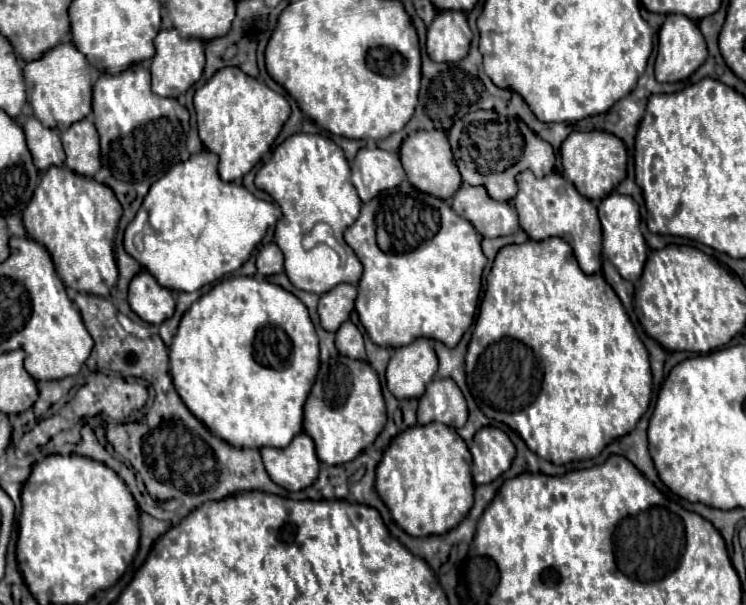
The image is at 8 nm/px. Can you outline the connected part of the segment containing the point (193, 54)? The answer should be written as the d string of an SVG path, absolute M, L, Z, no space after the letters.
M162 29L154 39L156 55L152 59L152 91L160 97L178 97L186 93L204 71L204 43L200 39L182 39L176 29Z

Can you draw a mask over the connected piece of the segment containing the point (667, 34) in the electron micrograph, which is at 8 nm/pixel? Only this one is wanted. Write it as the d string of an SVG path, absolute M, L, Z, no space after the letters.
M668 15L658 33L658 55L656 55L656 79L662 83L676 83L688 79L708 57L706 41L698 25L686 15Z

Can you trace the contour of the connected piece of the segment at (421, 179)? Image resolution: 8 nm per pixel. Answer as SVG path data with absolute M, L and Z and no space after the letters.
M416 131L408 135L400 147L400 159L402 159L402 167L406 171L408 181L416 189L426 191L428 195L434 195L438 199L450 199L462 185L446 131Z

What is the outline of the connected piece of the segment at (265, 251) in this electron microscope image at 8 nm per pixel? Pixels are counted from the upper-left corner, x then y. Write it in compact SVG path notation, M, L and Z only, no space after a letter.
M268 243L258 251L256 267L260 277L270 277L284 271L284 255L276 243Z

